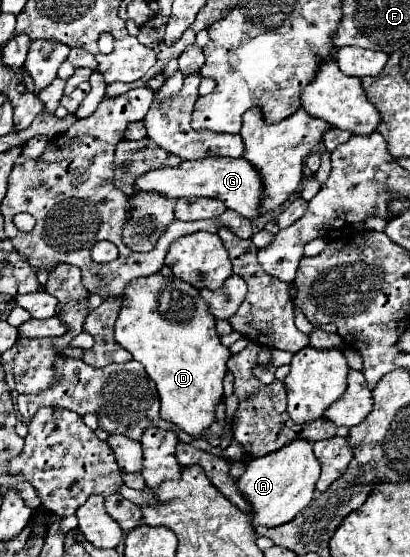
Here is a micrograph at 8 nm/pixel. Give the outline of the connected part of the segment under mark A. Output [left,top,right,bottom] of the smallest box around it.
[238,441,320,529]

